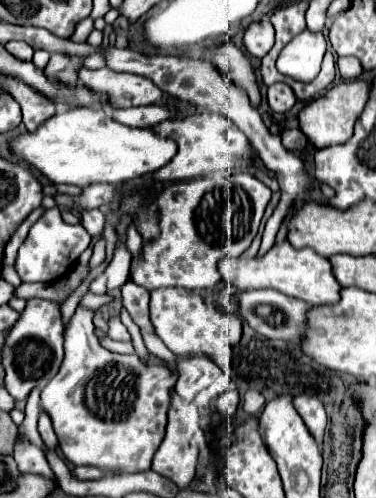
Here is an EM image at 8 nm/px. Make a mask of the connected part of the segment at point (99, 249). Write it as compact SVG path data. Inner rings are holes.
M104 238L99 239L93 246L92 256L89 261L90 267L98 267L106 256L106 242Z

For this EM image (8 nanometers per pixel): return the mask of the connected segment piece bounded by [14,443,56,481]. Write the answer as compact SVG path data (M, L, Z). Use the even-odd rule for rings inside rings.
M24 443L24 445L20 445L16 449L14 457L16 457L18 467L20 467L22 473L42 475L44 479L56 481L56 475L54 475L54 471L48 465L48 459L46 459L46 453L42 451L42 447L36 447L32 443Z

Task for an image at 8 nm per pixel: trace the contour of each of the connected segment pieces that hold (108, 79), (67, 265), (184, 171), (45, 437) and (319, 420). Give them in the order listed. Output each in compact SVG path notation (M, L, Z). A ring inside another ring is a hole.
M86 67L80 69L80 81L94 89L108 93L112 107L136 107L136 105L158 105L166 93L146 77L138 77L132 73L116 73L108 67L90 71Z
M58 207L46 209L46 213L32 225L26 241L22 243L16 259L16 273L24 283L34 283L34 281L46 281L54 283L58 279L64 279L68 271L74 267L78 261L80 253L90 245L88 231L78 225L68 225L62 221Z
M198 113L198 115L188 115L184 119L162 121L160 125L154 127L154 131L160 135L172 137L178 143L176 157L164 169L160 169L152 175L154 181L194 179L200 175L208 175L216 169L222 169L226 165L246 167L246 163L240 163L240 159L244 159L244 155L246 155L246 159L248 159L248 155L252 155L244 133L240 133L240 129L236 129L236 125L232 125L232 121L228 121L228 117L218 115L218 113Z
M42 411L42 415L40 415L40 419L38 419L38 433L40 433L46 449L50 449L50 451L56 451L56 449L58 449L58 437L56 437L56 433L54 433L54 429L52 429L50 417L48 417L44 411Z
M298 395L298 397L294 397L294 405L296 405L296 411L300 413L300 417L304 419L304 423L308 425L310 433L314 435L314 439L322 441L322 435L326 429L326 411L324 411L324 405L320 403L320 399L310 397L310 395Z

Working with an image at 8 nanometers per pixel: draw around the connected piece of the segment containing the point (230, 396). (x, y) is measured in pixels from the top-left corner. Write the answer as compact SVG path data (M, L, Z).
M226 391L222 393L216 401L214 401L216 409L224 415L234 415L236 407L238 407L238 391Z

